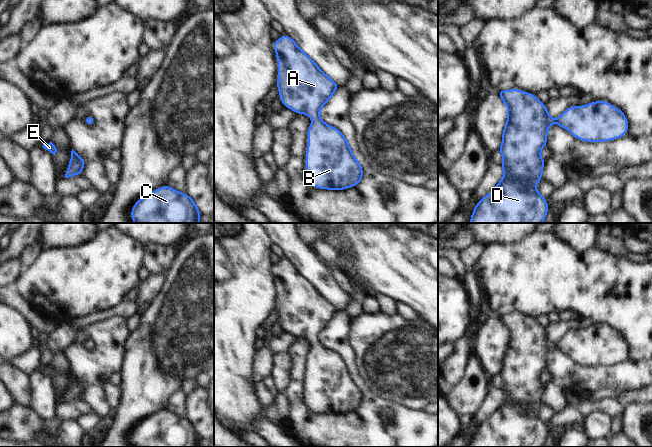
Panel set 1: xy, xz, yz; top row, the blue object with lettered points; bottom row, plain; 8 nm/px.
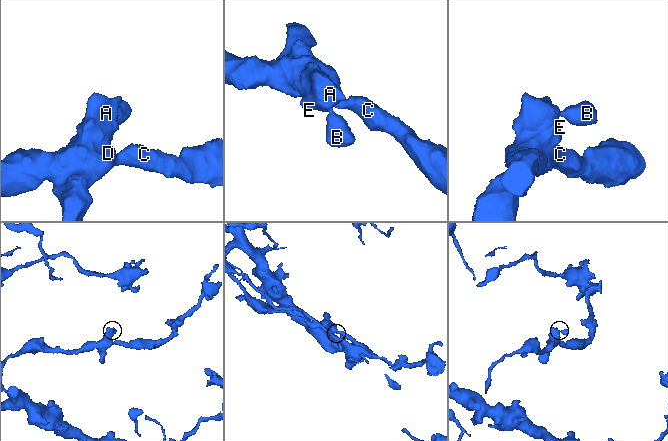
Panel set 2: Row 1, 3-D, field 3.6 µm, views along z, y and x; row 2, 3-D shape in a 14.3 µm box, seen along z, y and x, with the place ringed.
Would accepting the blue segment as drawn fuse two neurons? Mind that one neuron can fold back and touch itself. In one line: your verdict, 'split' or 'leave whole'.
leave whole

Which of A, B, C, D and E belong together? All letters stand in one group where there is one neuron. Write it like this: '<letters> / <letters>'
A B C D E

